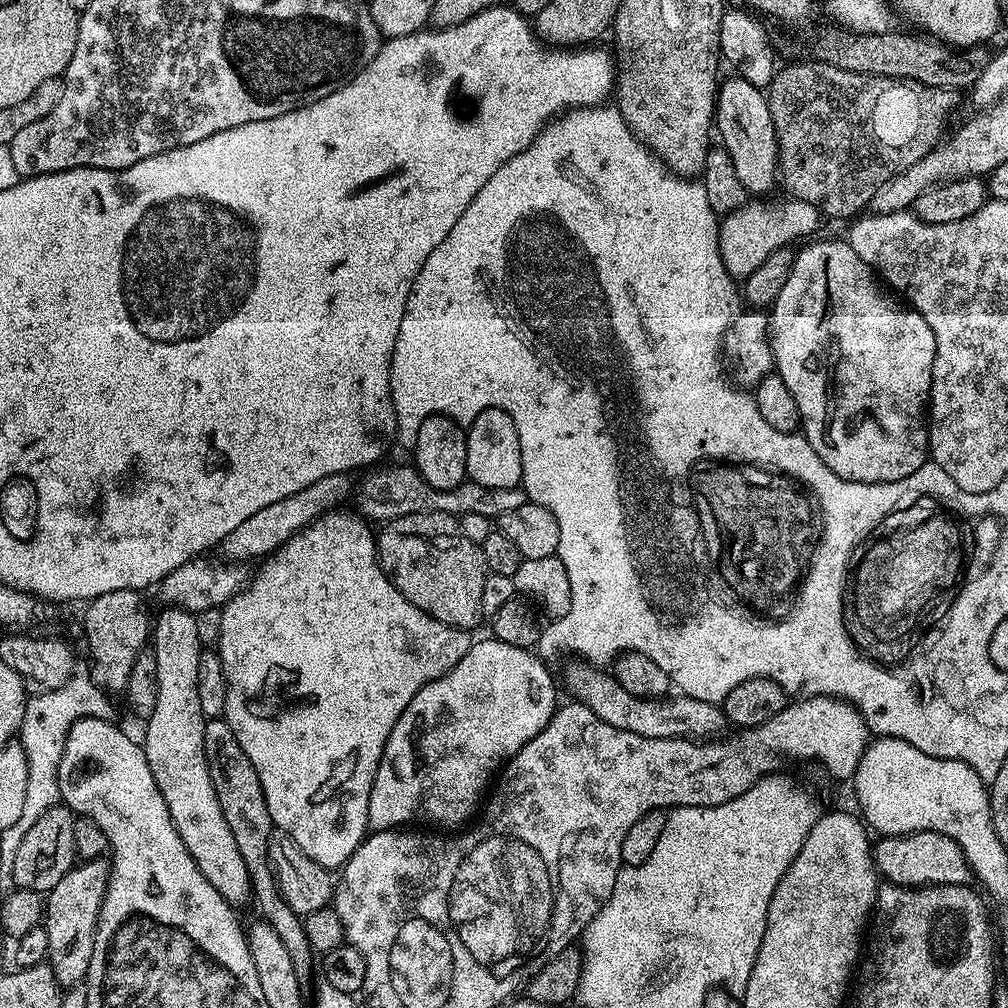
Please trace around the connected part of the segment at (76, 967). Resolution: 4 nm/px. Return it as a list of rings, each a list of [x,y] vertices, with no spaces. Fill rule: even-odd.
[[[97,858],[77,863],[65,876],[46,893],[42,927],[49,938],[47,963],[52,965],[61,989],[85,983],[90,958],[94,954],[96,927],[100,907],[108,889],[110,864],[107,859]]]

